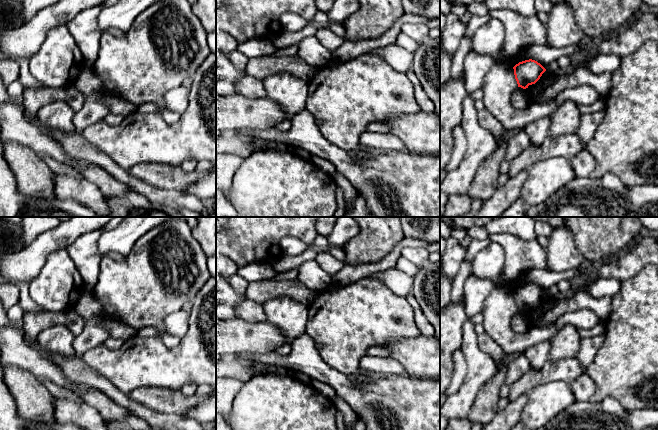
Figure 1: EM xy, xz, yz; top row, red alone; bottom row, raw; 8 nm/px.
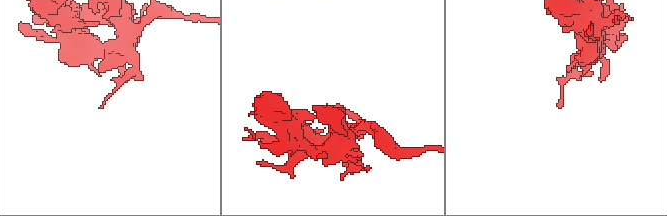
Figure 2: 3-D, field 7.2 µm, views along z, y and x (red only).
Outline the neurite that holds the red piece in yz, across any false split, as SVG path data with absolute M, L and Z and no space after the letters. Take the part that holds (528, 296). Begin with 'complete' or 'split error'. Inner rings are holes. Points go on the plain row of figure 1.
complete; M532 283L519 286L513 293L518 311L523 313L535 308L546 295L540 287Z

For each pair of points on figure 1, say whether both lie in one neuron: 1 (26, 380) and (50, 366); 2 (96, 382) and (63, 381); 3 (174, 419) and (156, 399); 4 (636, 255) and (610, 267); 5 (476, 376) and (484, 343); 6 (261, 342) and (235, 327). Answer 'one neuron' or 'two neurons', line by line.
1: two neurons
2: two neurons
3: two neurons
4: one neuron
5: two neurons
6: one neuron

